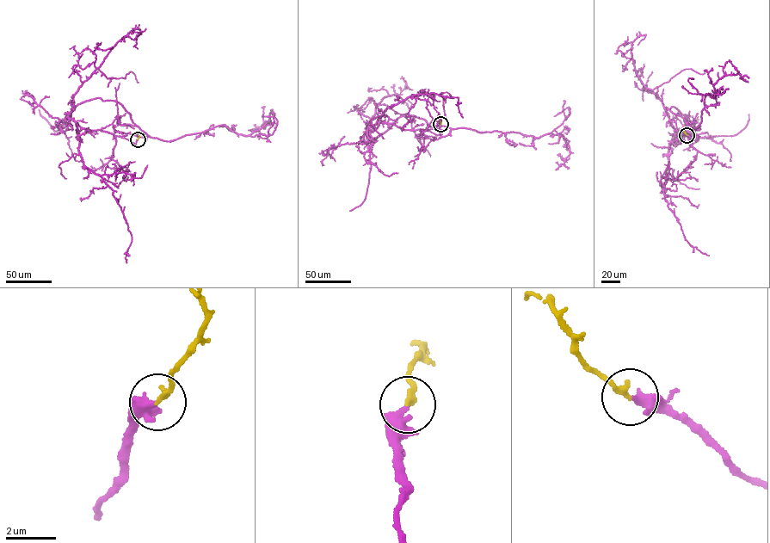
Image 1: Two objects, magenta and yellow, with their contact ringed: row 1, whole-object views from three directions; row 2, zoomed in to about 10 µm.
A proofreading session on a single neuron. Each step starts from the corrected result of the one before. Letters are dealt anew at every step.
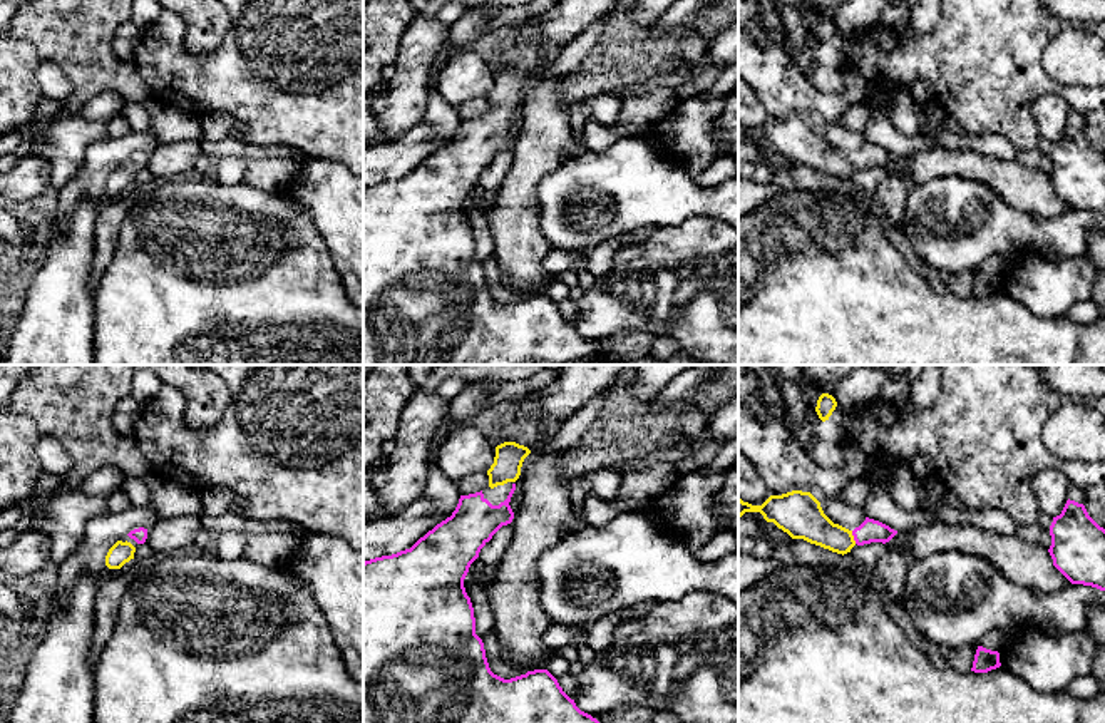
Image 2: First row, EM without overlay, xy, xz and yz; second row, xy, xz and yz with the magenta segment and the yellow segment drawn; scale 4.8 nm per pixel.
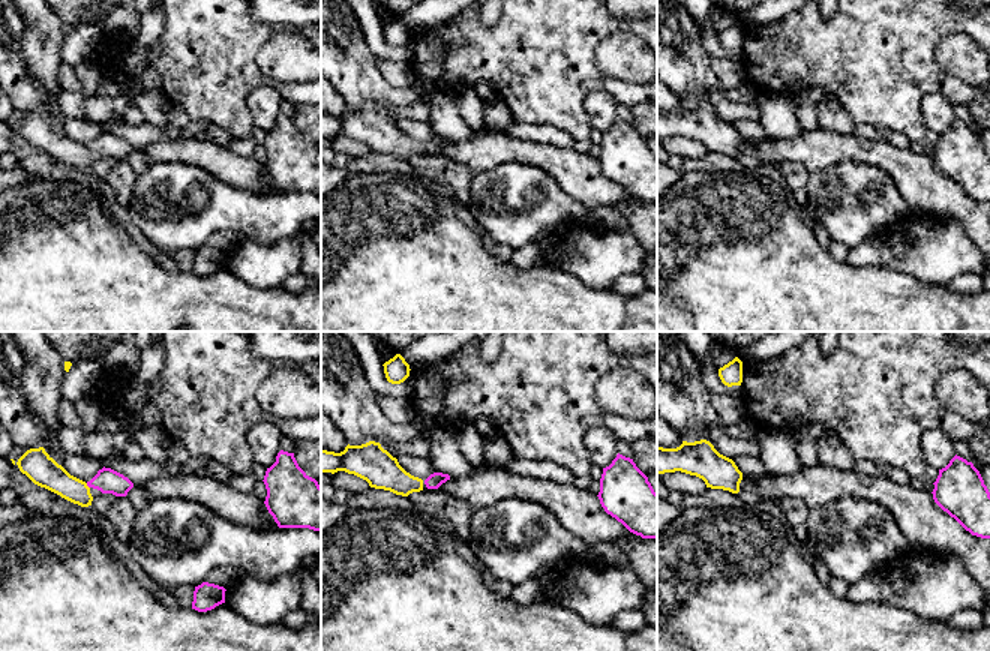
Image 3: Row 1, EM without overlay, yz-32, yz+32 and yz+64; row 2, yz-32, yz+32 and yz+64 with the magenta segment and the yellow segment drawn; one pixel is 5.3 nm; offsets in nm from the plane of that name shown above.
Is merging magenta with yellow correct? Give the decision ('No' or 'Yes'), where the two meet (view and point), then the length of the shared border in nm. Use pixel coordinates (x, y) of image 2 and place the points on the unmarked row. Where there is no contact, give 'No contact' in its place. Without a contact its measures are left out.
Yes. Touches magenta at yz (854, 163). Shared border 70 nm

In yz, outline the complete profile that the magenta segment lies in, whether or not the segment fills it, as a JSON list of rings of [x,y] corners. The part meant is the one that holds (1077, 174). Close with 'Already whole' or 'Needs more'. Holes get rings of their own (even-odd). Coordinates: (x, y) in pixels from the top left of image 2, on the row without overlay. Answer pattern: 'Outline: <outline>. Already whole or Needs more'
Outline: [[[1066,126],[1060,141],[1050,151],[1051,171],[1048,174],[1053,191],[1072,208],[1105,216],[1105,154],[1087,137],[1083,129]]]. Already whole

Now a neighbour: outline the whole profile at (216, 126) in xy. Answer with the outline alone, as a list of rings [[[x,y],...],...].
[[[213,112],[199,117],[204,141],[218,142],[231,137],[238,139],[243,134],[243,126],[229,114]]]

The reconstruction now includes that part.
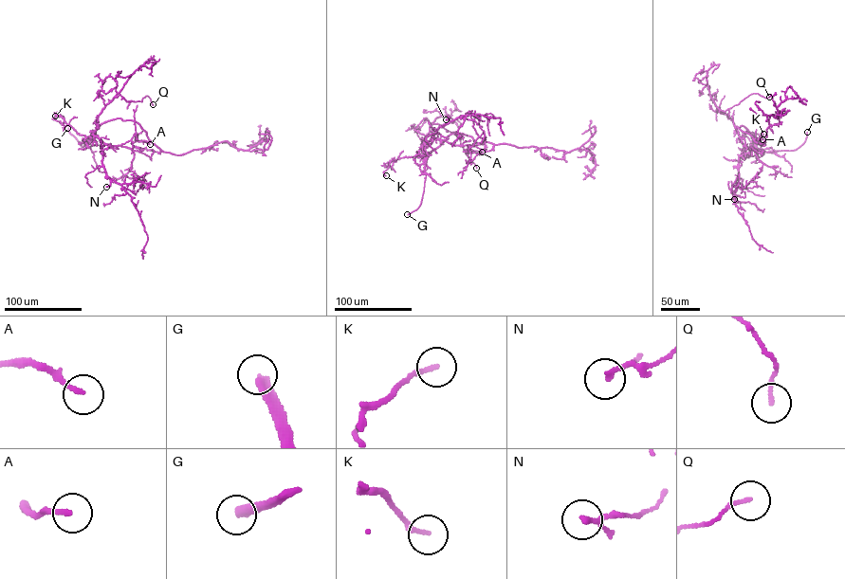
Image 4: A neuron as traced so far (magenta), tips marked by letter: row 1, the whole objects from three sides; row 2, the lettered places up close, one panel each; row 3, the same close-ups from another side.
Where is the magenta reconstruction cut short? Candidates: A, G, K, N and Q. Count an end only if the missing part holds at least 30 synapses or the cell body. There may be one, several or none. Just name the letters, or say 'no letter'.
A, G

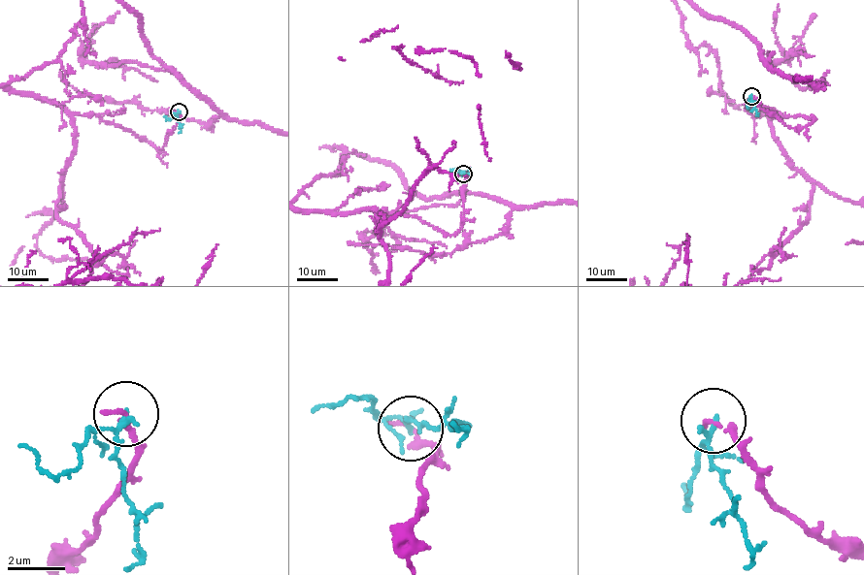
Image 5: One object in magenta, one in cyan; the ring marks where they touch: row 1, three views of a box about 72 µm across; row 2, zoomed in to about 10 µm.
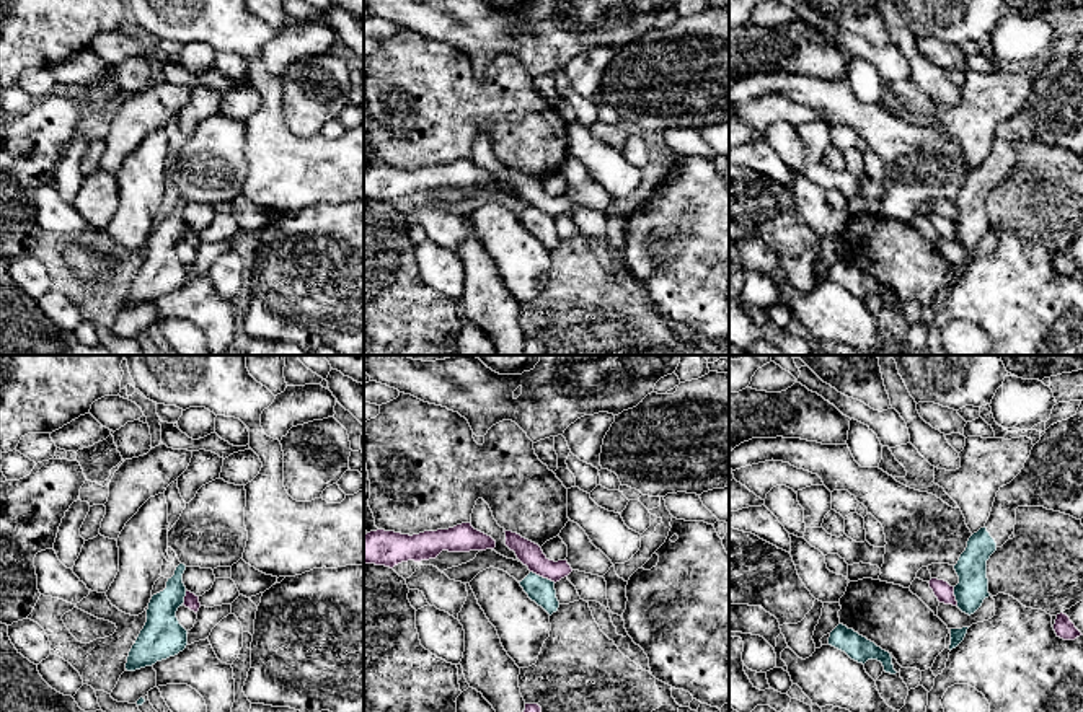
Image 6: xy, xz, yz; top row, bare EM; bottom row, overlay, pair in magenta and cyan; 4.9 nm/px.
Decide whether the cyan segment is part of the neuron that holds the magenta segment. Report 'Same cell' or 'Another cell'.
Another cell

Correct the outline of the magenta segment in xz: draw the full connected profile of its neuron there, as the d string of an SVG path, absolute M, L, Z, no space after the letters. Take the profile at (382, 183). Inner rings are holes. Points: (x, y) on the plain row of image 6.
M462 158L449 165L401 169L377 165L364 171L364 199L395 200L408 196L421 197L435 194L442 186L470 187L494 184L496 176L475 165L471 158Z

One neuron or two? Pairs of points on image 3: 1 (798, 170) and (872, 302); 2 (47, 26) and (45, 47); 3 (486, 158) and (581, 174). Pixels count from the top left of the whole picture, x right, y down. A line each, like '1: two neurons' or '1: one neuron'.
1: two neurons
2: one neuron
3: one neuron

